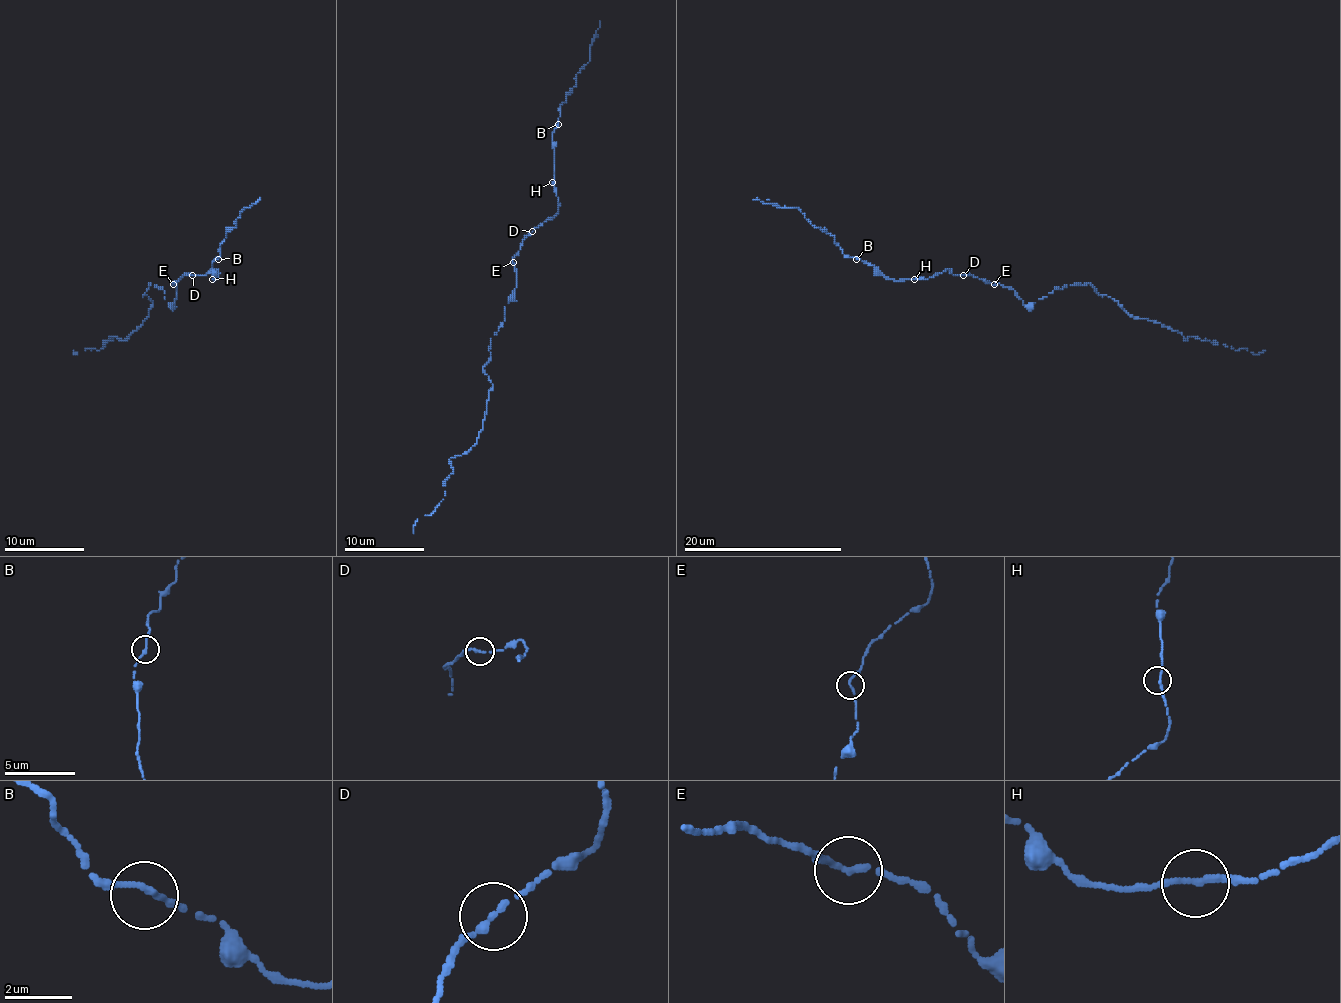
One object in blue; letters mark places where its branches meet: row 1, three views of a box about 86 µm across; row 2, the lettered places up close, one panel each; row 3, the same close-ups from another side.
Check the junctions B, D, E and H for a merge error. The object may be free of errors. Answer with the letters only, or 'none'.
none

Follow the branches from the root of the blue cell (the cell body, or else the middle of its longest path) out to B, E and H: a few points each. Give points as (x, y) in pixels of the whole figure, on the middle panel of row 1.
B: (516, 287), (512, 257), (520, 249), (522, 241), (558, 212), (552, 142), (552, 132), (558, 124)
E: (516, 287), (516, 269), (512, 261)
H: (516, 287), (512, 257), (520, 249), (522, 241), (558, 212), (558, 198), (552, 182)

